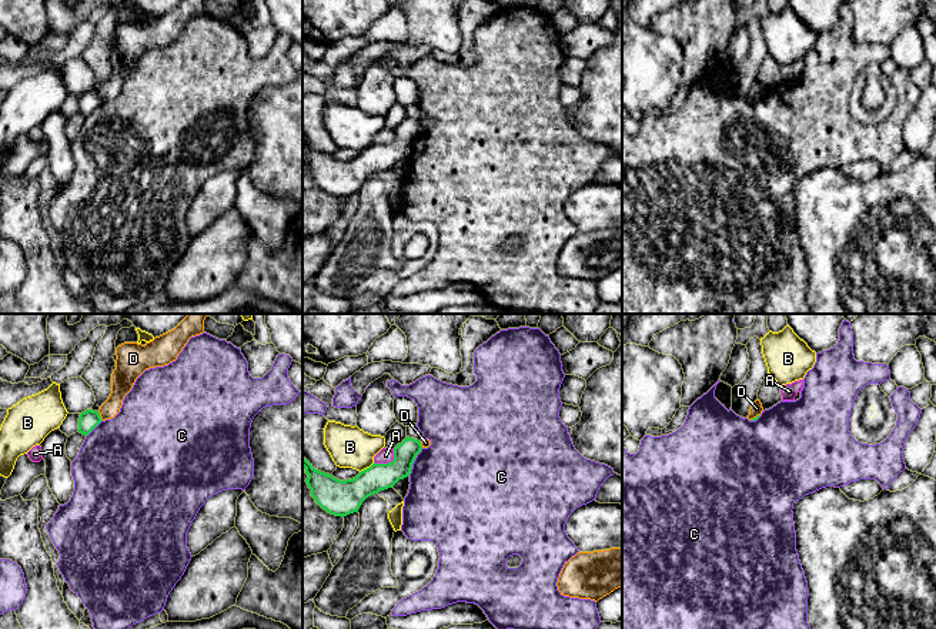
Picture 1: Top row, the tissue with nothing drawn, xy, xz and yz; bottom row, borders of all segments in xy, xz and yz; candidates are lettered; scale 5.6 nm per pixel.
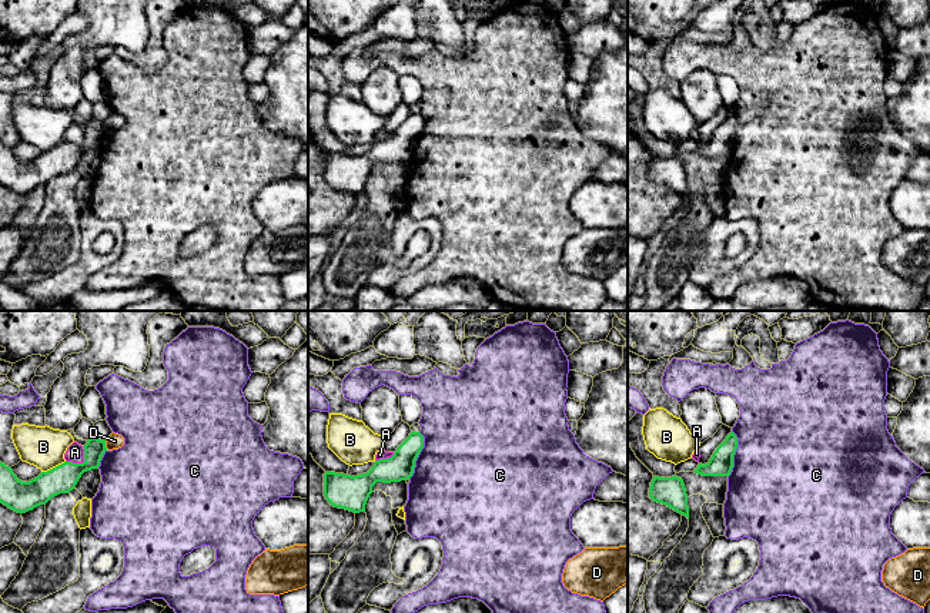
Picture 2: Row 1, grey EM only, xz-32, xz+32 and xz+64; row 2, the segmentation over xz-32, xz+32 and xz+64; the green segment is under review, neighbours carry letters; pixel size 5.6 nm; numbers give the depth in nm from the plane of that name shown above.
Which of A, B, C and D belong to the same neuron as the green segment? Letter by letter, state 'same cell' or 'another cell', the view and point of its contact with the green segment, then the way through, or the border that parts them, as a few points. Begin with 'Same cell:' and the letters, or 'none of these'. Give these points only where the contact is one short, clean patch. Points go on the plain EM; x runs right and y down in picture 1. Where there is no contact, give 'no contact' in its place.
Same cell: none of these
A: another cell | xz (388, 143)
B: another cell | xz (367, 149)
C: another cell | xz (413, 143)
D: another cell | xy (99, 96) | along xy (99, 91), (103, 100)

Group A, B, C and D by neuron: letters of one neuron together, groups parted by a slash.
A / B / C / D

